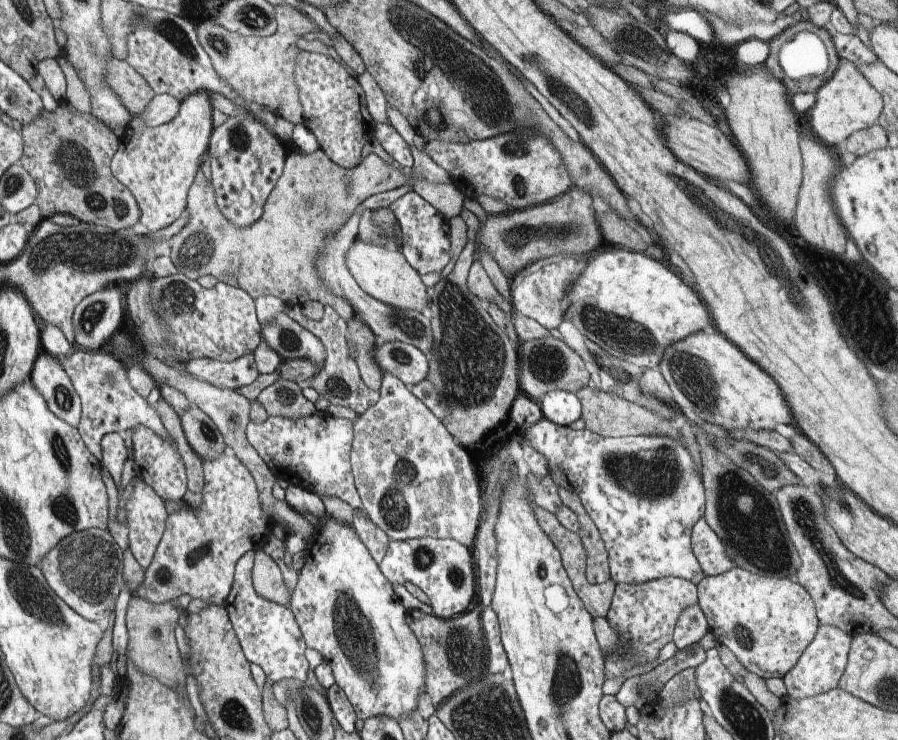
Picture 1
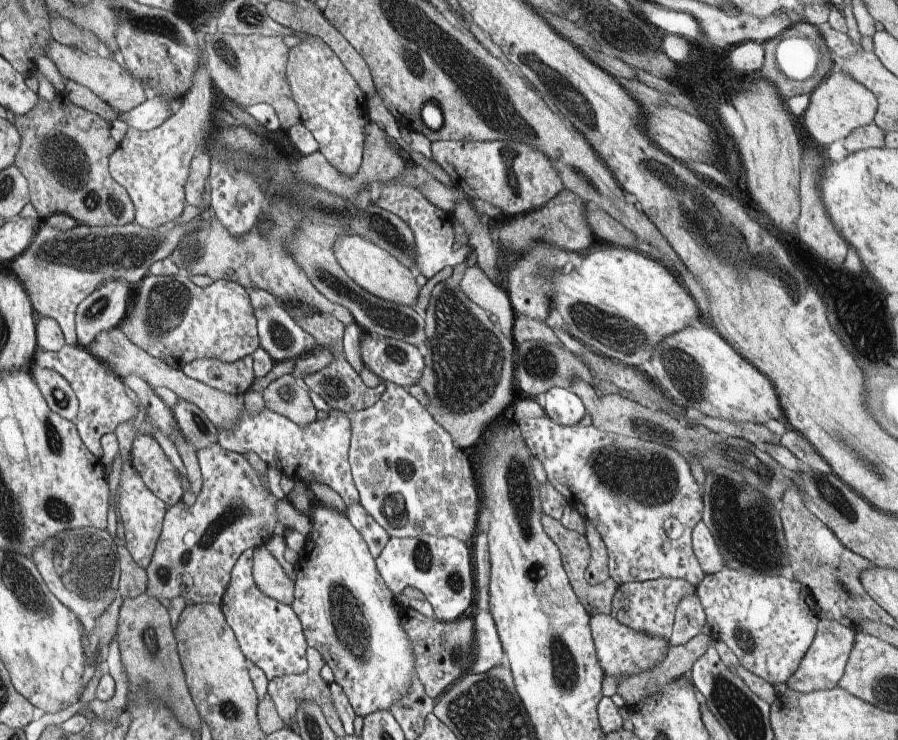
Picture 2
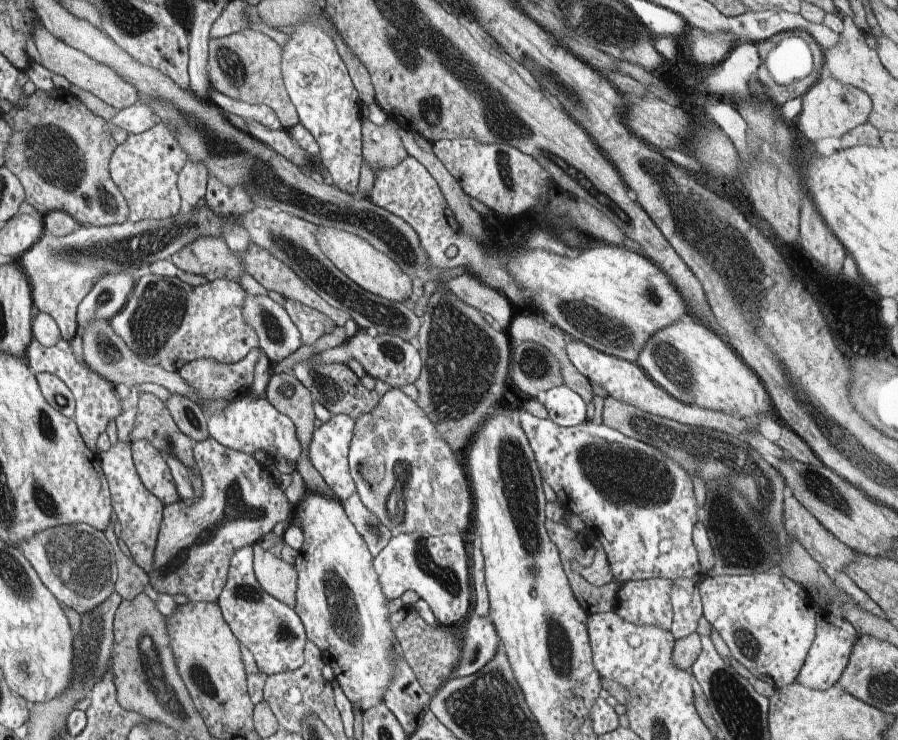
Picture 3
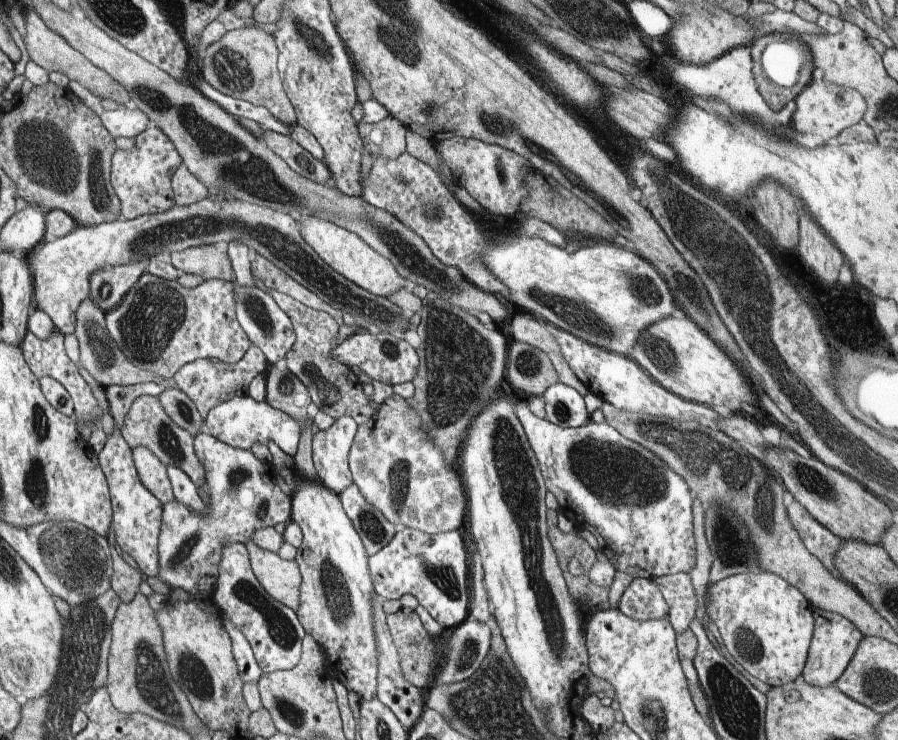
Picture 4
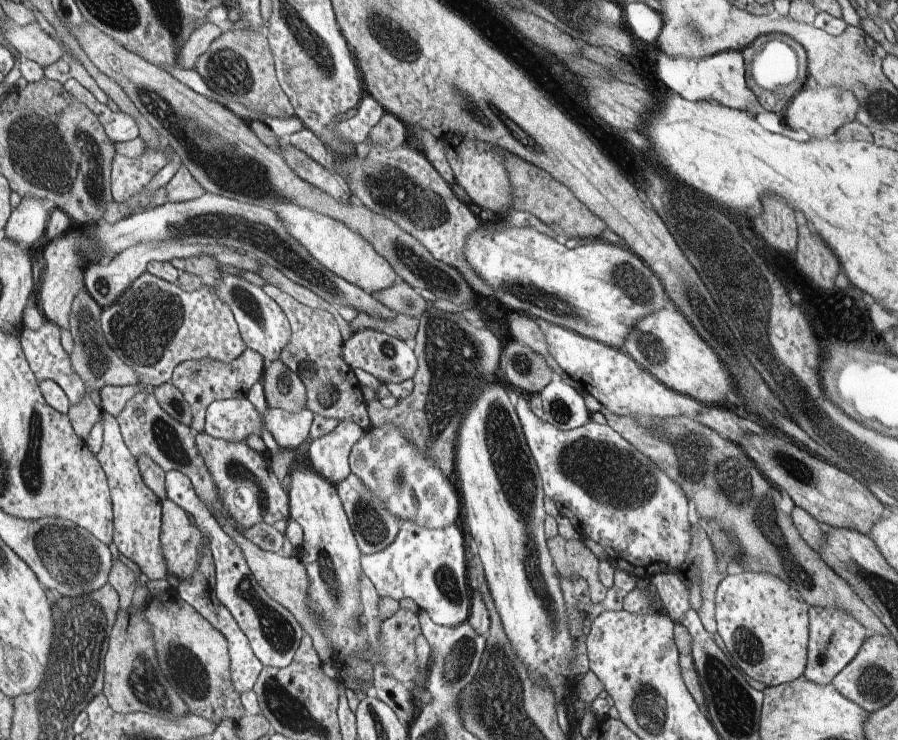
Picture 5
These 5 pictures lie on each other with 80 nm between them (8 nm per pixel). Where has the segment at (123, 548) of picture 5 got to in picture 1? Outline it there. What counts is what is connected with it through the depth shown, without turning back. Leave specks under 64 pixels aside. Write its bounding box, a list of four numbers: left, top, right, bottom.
[126,476,166,570]

